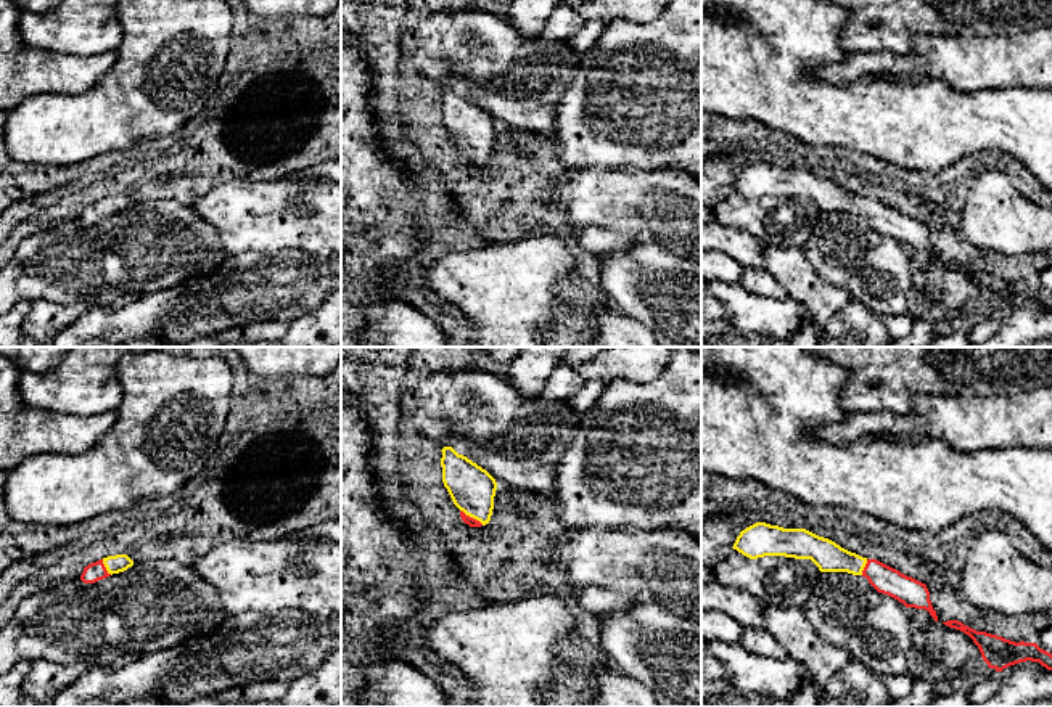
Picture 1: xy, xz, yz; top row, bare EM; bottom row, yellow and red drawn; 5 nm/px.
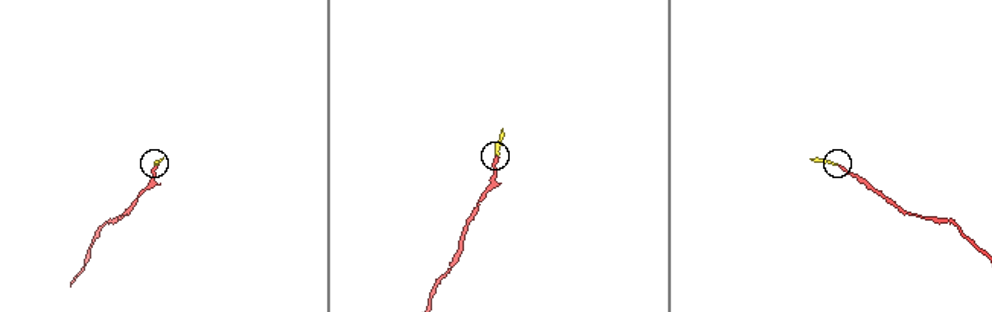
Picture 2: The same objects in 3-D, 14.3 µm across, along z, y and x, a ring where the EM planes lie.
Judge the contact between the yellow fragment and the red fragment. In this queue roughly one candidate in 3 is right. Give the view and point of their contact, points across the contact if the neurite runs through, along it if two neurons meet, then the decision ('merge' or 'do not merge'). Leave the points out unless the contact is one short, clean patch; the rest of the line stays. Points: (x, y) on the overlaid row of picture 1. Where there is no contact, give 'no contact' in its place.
xz (472, 516) | across xz (472, 489), (472, 516), (467, 519) | merge

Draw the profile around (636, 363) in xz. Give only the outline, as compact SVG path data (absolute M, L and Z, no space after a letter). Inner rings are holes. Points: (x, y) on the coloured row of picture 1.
M603 347L600 354L576 366L587 379L624 378L634 382L655 379L668 365L674 347Z

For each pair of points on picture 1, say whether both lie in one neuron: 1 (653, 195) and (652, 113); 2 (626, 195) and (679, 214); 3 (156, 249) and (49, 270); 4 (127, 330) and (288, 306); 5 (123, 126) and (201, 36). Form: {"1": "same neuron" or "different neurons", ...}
{"1": "different neurons", "2": "same neuron", "3": "same neuron", "4": "same neuron", "5": "same neuron"}

